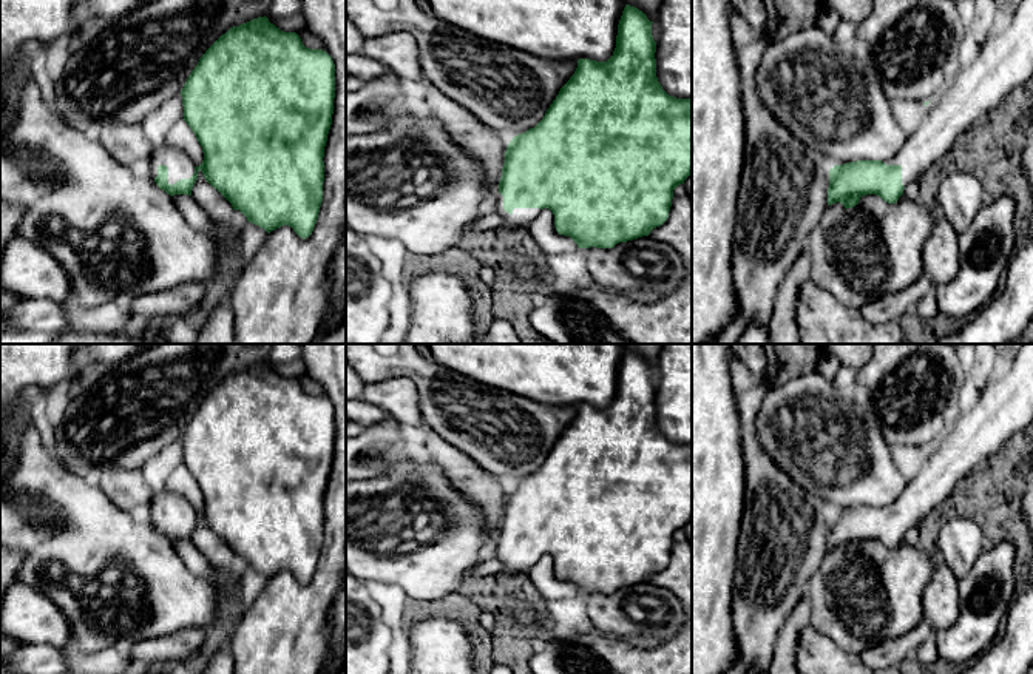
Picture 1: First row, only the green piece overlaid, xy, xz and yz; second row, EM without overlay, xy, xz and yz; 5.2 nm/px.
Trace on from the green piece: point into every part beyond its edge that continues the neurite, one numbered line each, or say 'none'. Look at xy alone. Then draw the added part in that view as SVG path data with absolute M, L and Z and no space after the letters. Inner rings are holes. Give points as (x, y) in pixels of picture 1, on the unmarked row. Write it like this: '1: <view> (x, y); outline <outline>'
1: xy (179, 511); outline M167 489L154 490L150 509L145 514L154 524L157 521L157 512L165 511L168 514L168 529L173 531L181 524L190 524L195 520L195 507L181 495Z

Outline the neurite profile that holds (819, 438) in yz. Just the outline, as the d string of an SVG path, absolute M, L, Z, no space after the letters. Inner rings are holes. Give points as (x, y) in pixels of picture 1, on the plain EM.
M818 372L801 375L778 387L771 387L757 416L757 436L763 450L804 490L818 495L828 509L843 511L857 506L886 506L906 486L897 470L889 444L857 412L854 401L842 398L834 382Z

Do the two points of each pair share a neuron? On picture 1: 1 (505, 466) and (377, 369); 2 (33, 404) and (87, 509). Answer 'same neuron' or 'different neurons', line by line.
1: same neuron
2: different neurons

